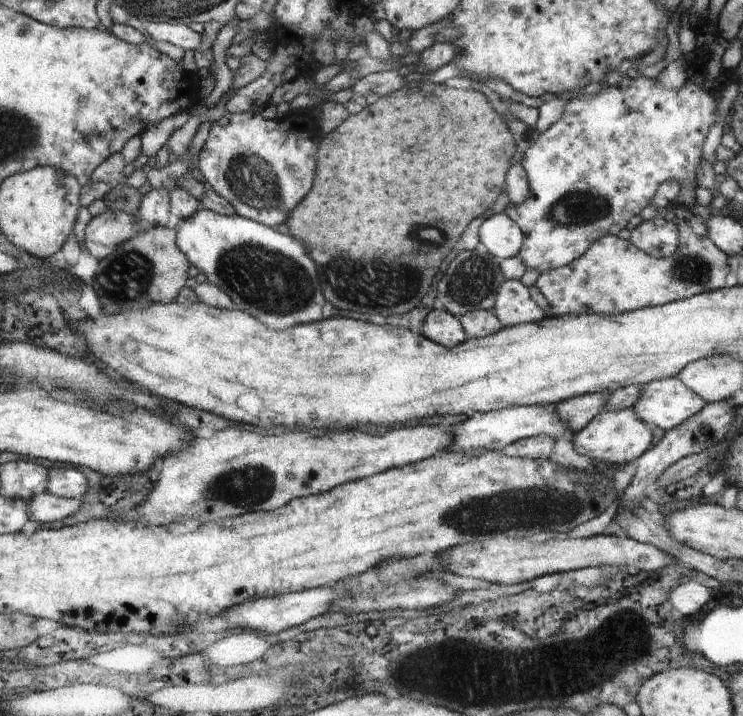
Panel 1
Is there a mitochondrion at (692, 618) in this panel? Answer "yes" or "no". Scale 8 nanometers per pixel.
no

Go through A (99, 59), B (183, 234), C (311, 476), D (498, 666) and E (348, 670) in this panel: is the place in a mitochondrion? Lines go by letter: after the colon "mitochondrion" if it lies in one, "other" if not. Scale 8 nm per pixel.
A: other
B: other
C: other
D: mitochondrion
E: mitochondrion

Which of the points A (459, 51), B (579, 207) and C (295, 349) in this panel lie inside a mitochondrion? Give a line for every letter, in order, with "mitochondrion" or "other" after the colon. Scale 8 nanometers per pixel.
A: other
B: mitochondrion
C: other

